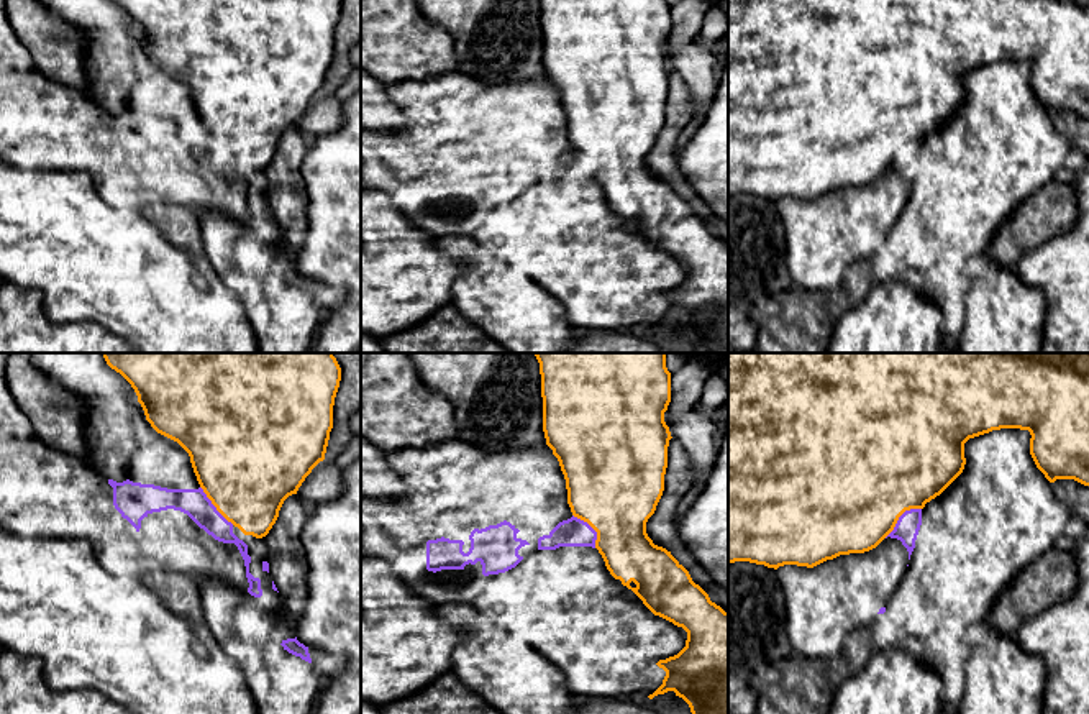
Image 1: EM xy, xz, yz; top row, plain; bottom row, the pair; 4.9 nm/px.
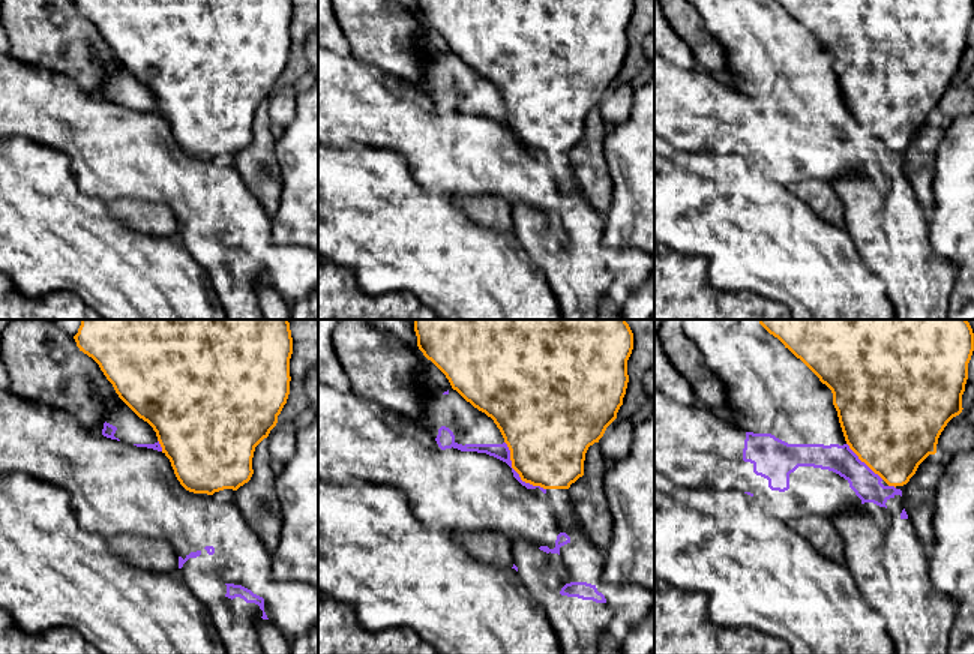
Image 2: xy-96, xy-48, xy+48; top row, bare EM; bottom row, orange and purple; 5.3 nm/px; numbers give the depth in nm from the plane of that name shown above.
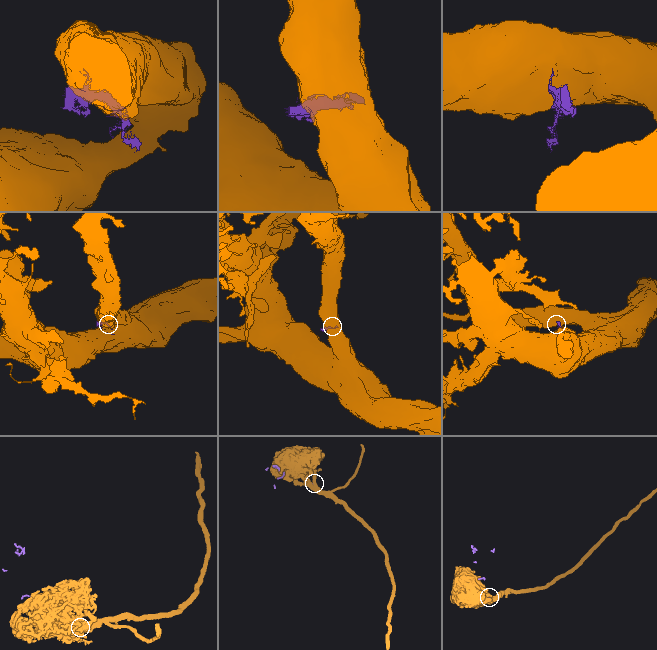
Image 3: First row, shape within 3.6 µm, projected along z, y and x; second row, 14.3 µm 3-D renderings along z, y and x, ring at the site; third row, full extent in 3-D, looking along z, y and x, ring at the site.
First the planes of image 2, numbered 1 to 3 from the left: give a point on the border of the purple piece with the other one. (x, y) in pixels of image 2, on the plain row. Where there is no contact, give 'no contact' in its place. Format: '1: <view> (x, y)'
1: xy-96 (161, 110)
2: xy-48 (517, 135)
3: xy+48 (863, 125)

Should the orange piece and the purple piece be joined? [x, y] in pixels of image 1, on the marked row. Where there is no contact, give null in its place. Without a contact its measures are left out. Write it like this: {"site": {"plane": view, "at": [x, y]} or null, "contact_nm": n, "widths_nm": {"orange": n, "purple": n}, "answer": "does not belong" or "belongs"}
{"site": {"plane": "yz", "at": [899, 516]}, "contact_nm": 240, "widths_nm": {"orange": 500, "purple": 120}, "answer": "does not belong"}

